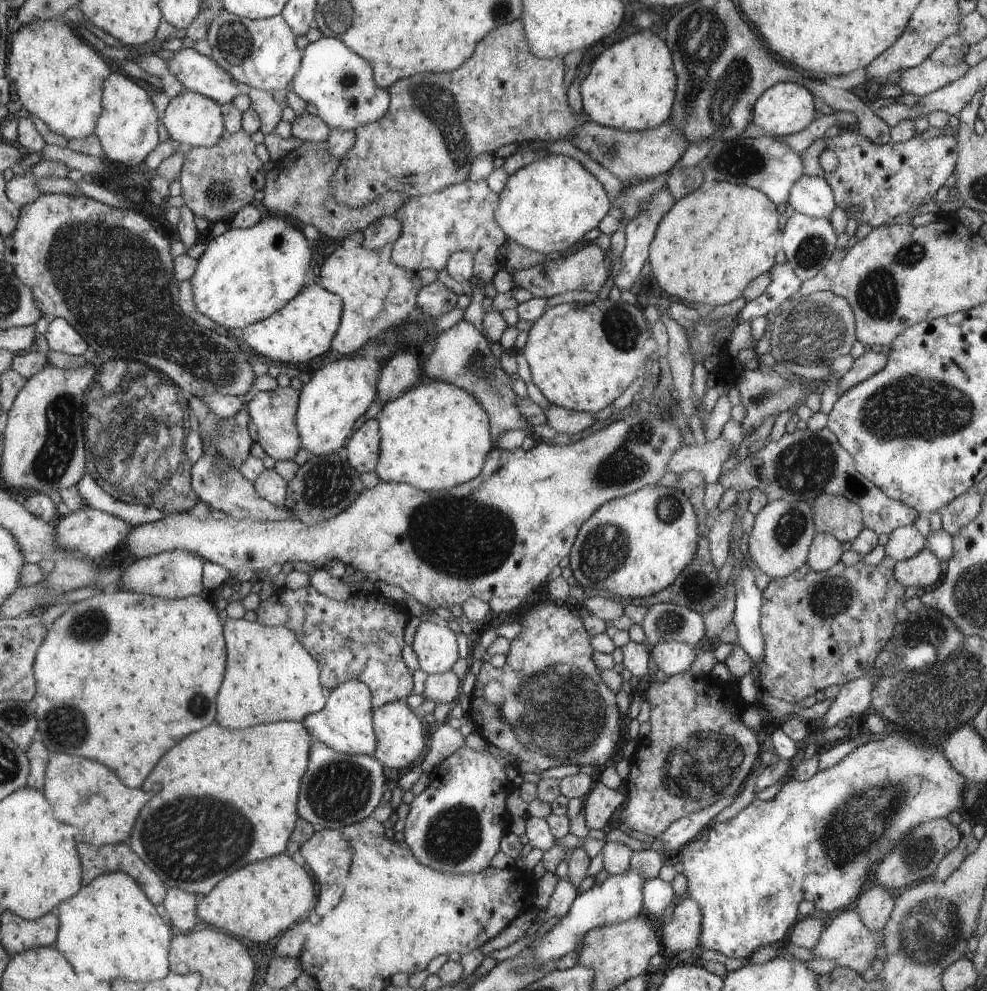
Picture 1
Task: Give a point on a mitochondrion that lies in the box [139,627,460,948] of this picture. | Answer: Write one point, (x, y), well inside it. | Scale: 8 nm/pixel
(339, 789)

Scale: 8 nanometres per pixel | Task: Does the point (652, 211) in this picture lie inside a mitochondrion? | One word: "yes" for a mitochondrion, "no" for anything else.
yes

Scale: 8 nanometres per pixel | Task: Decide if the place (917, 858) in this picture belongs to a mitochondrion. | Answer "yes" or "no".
yes

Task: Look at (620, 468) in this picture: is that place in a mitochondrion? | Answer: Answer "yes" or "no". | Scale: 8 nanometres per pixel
yes

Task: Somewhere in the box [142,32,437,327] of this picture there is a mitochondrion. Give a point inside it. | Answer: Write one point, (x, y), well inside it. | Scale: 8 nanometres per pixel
(215, 194)

